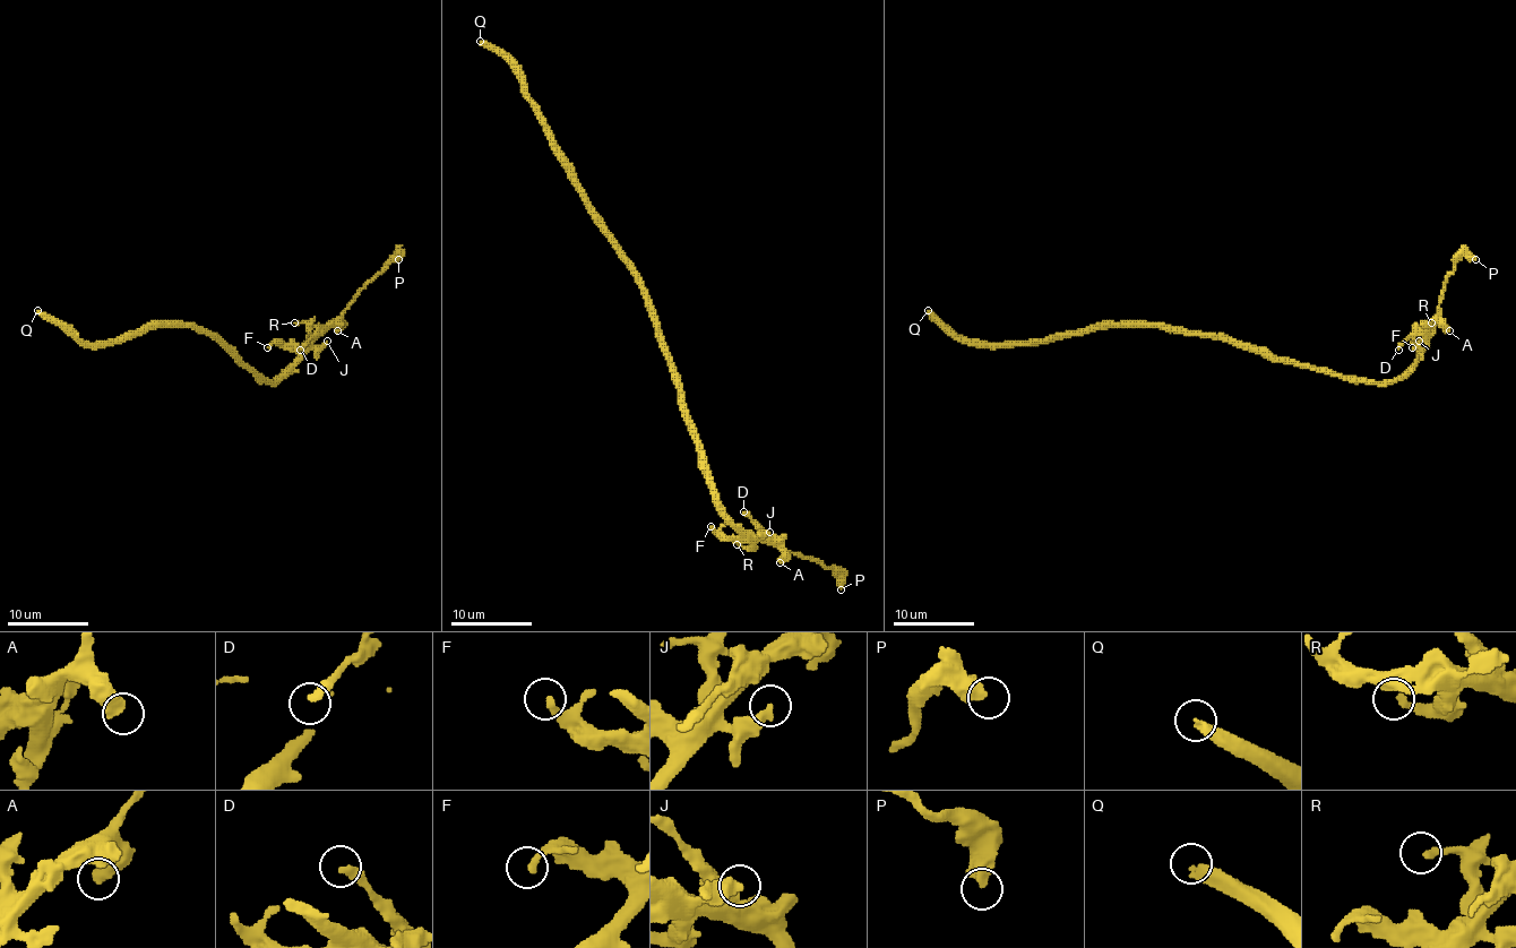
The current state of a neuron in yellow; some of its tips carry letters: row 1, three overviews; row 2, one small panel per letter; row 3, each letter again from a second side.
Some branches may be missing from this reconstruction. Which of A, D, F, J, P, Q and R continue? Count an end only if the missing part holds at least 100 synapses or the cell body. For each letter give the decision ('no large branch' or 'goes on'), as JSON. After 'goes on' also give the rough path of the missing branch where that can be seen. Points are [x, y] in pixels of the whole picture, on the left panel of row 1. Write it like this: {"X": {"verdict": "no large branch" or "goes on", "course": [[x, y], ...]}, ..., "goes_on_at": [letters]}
{"A": {"verdict": "no large branch"}, "D": {"verdict": "no large branch"}, "F": {"verdict": "no large branch"}, "J": {"verdict": "no large branch"}, "P": {"verdict": "no large branch"}, "Q": {"verdict": "goes on"}, "R": {"verdict": "no large branch"}, "goes_on_at": ["Q"]}

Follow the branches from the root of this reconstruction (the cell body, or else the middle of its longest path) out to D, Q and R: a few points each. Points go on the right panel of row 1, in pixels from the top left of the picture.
D: (1233, 343), (1248, 343), (1278, 358), (1371, 382), (1394, 382), (1414, 361), (1422, 337), (1412, 335), (1398, 350)
Q: (1233, 343), (1221, 337), (1174, 333), (1162, 327), (1093, 327), (1042, 341), (964, 343), (928, 310)
R: (1233, 343), (1262, 347), (1278, 358), (1289, 358), (1347, 378), (1394, 382), (1419, 358), (1431, 322)

